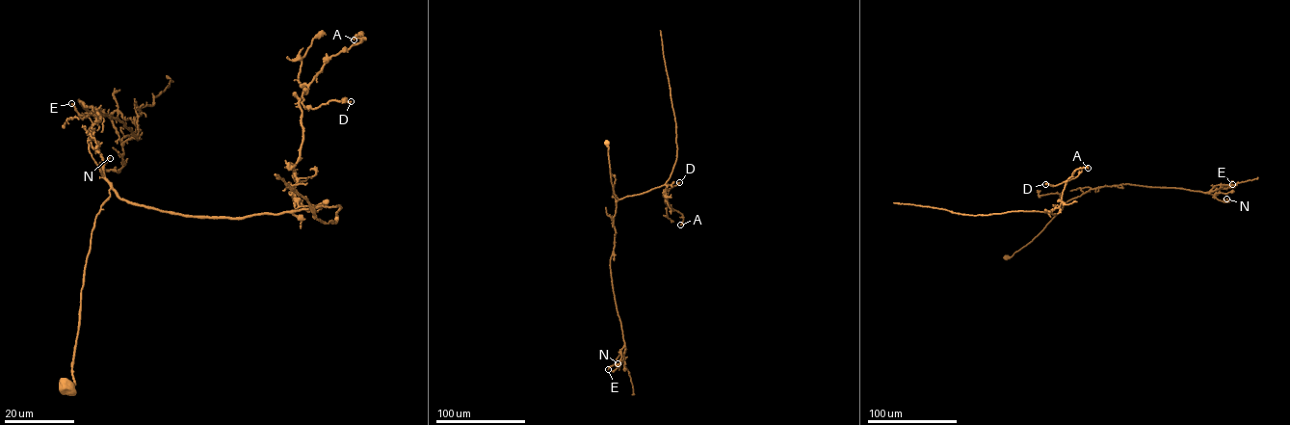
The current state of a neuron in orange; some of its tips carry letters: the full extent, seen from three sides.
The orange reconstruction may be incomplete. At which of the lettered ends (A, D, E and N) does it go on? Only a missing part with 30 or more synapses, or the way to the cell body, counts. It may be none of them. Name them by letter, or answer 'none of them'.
none of them

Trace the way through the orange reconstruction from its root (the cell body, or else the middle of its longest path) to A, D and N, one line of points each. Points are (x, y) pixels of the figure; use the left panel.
A: (65, 388), (110, 190), (194, 216), (295, 210), (299, 101), (363, 38), (354, 39)
D: (65, 388), (73, 385), (91, 231), (110, 190), (194, 216), (295, 210), (302, 94), (305, 108), (351, 101)
N: (65, 388), (110, 188), (91, 145), (100, 117), (80, 101), (137, 137), (119, 172), (110, 158)

